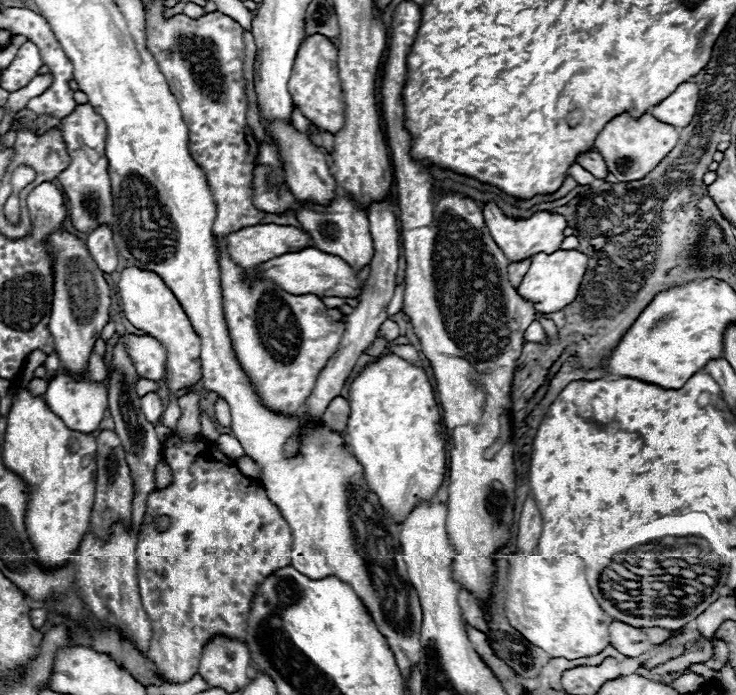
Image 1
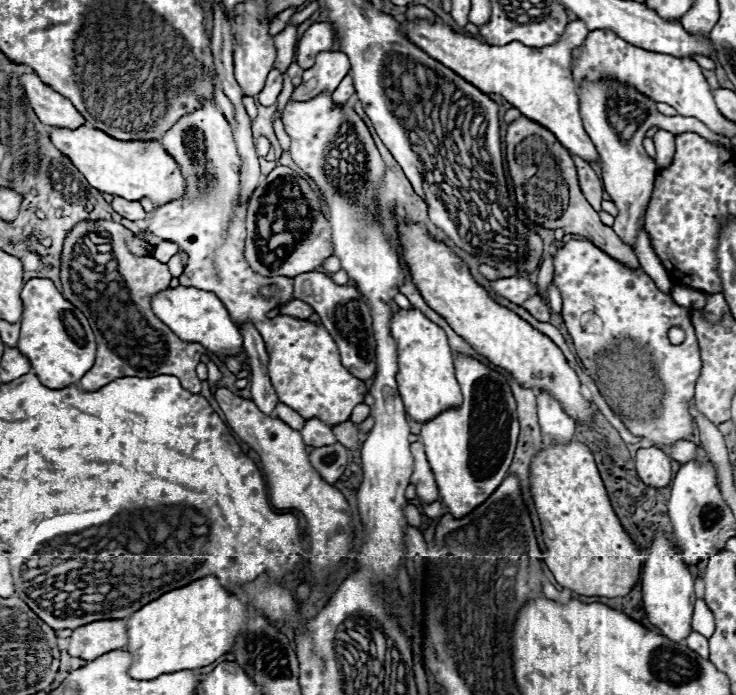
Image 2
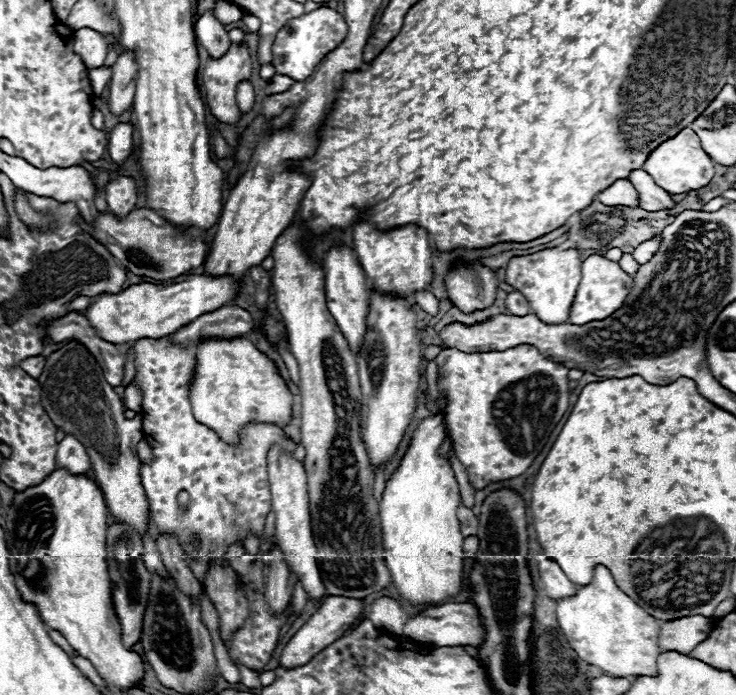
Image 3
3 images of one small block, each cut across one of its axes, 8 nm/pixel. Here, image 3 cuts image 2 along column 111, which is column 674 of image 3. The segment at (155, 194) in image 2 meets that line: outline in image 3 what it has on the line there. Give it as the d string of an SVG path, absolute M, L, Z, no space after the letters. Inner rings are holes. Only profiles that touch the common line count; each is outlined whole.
M684 128L674 138L662 142L656 150L652 150L650 156L646 158L642 170L648 172L654 180L654 184L658 184L662 190L666 190L670 194L686 194L690 190L698 190L702 186L706 186L712 180L714 162L702 150L698 136L690 128Z

